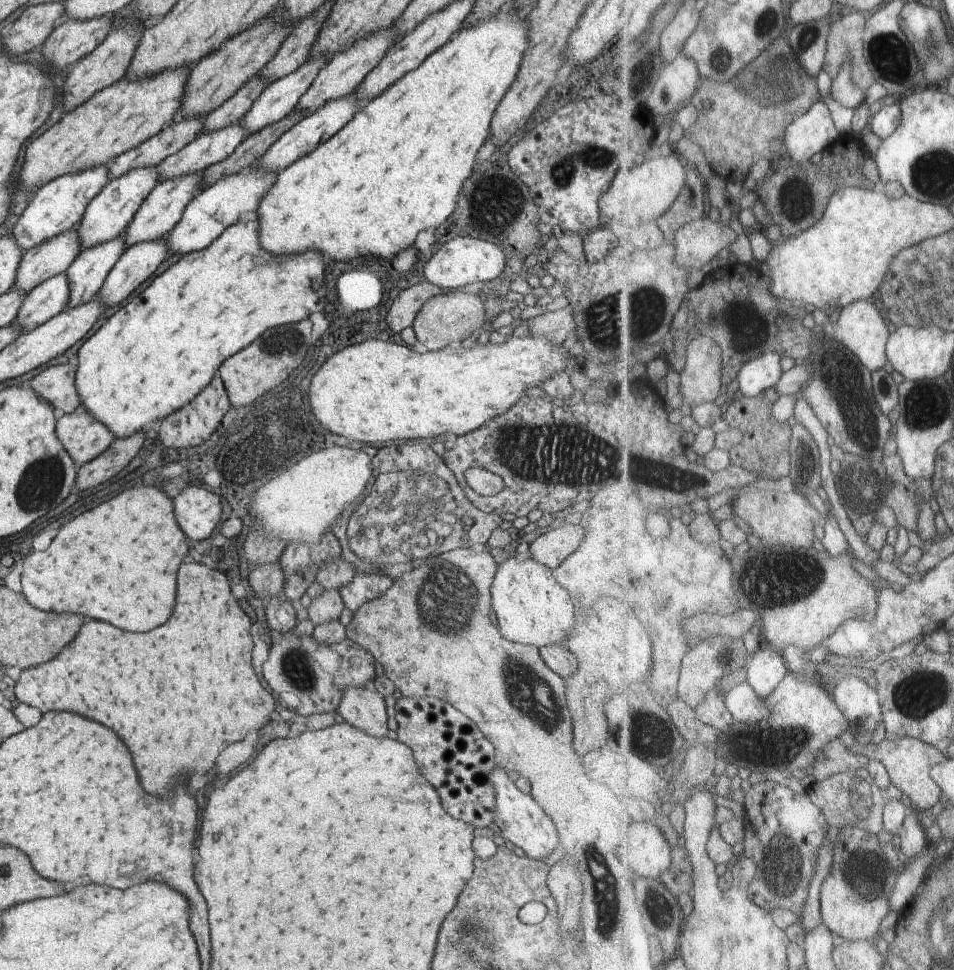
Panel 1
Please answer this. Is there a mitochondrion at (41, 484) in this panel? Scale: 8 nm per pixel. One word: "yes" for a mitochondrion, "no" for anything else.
yes

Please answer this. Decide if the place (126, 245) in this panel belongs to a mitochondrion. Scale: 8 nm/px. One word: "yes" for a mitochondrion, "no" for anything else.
no

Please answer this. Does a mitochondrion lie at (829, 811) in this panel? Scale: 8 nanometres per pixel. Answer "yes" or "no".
no

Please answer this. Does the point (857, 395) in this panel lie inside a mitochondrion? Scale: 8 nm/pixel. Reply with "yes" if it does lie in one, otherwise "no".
yes

